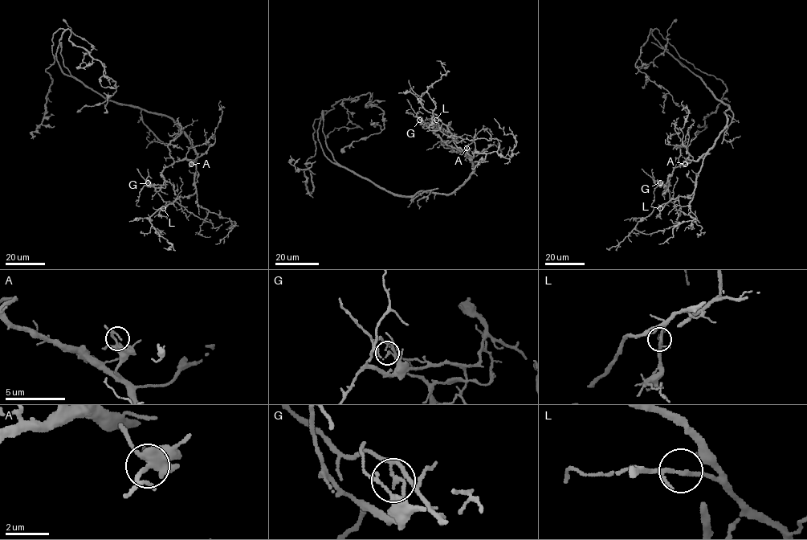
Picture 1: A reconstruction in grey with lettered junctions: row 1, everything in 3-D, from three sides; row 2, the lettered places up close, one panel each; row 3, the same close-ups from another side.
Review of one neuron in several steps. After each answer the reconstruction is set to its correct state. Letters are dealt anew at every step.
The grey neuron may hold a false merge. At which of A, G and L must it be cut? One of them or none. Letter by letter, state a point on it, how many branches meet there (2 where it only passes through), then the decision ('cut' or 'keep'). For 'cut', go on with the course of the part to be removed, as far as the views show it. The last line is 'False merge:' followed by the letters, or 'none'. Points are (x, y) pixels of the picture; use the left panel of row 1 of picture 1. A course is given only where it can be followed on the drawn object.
A: at (191, 164); 3 branches meet; keep
G: at (148, 182); 3 branches meet; cut; foreign part runs (148, 182), (164, 201), (177, 202), (188, 211), (210, 222), (213, 228), (222, 224)
L: at (163, 208); 3 branches meet; keep
False merge: G

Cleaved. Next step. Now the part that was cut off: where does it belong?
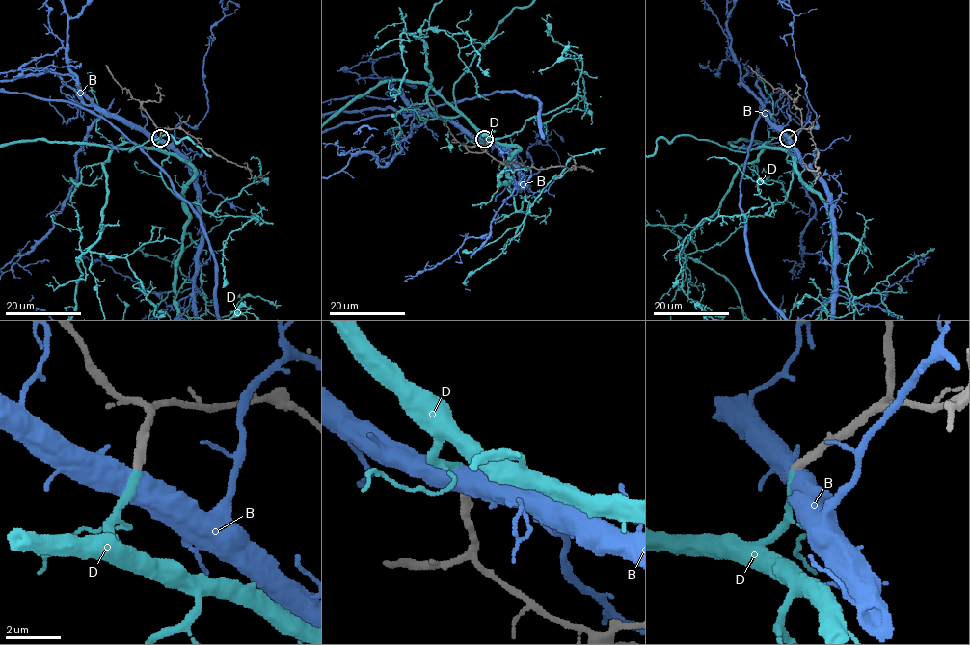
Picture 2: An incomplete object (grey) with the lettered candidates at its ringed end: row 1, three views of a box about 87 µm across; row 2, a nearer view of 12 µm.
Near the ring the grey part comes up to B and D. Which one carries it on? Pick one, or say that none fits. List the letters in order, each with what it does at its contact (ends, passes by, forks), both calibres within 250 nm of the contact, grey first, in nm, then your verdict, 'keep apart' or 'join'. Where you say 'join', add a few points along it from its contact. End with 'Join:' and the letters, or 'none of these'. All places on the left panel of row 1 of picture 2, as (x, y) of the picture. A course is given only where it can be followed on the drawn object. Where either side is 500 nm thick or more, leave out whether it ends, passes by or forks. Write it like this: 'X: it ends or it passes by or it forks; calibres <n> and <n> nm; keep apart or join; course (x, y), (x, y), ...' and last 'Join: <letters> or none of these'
B: calibres 320 and 750 nm; keep apart
D: it ends; calibres 300 and 240 nm; join; course (160, 138), (156, 147), (129, 152), (173, 136), (187, 138), (210, 156), (177, 147), (162, 179)
Join: D

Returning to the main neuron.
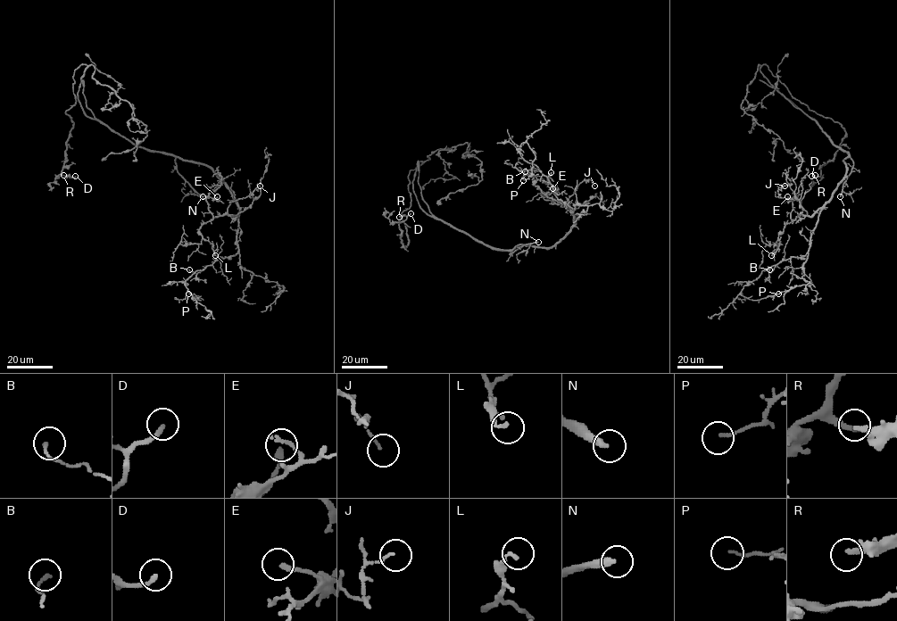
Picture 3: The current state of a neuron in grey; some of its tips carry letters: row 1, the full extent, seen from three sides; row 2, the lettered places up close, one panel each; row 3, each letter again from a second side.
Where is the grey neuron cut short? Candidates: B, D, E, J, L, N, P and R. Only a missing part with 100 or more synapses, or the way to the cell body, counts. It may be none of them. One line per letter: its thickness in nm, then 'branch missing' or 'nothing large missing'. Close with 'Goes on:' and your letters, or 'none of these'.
B: 150 nm thick; nothing large missing
D: 200 nm thick; nothing large missing
E: 240 nm thick; nothing large missing
J: 100 nm thick; nothing large missing
L: 190 nm thick; nothing large missing
N: 320 nm thick; branch missing
P: 110 nm thick; nothing large missing
R: 240 nm thick; nothing large missing
Goes on: N

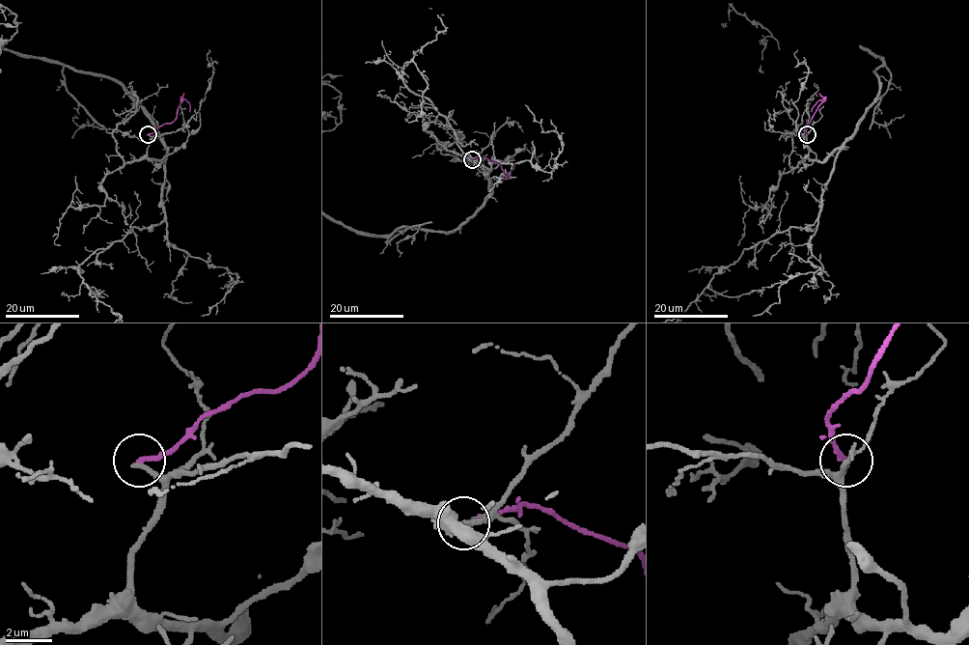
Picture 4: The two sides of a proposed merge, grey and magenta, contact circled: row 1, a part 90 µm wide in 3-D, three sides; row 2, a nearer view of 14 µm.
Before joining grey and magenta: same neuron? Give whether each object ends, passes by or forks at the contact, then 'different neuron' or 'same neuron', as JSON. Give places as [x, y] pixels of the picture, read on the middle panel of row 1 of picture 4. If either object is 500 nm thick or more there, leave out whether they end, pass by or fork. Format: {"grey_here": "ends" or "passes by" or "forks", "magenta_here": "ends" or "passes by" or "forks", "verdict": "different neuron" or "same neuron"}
{"grey_here": "ends", "magenta_here": "ends", "verdict": "different neuron"}

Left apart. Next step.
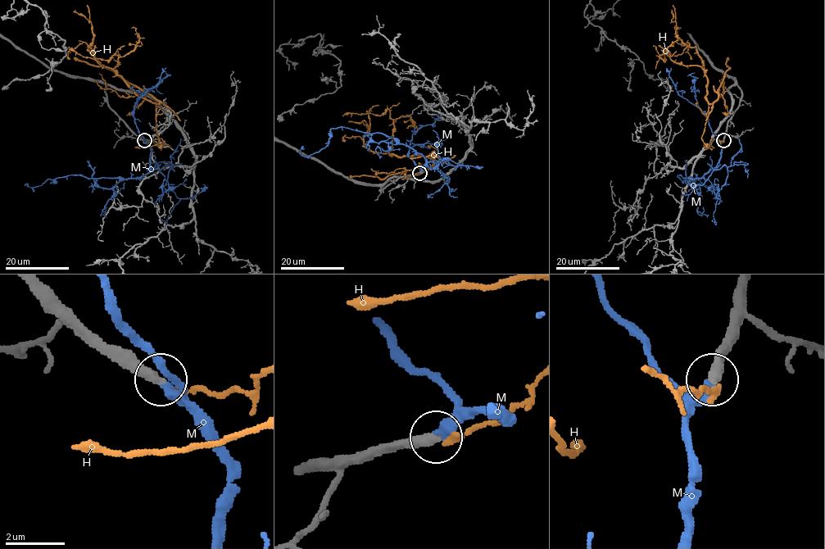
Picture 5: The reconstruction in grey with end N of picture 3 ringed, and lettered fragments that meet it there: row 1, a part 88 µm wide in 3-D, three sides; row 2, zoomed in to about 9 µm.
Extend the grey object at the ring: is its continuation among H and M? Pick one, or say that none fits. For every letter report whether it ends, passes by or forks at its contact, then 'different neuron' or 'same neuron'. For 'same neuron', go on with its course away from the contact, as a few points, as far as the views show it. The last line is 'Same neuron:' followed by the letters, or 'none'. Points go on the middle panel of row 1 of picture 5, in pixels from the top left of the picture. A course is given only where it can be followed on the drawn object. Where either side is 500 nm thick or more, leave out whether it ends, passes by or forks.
H: it ends | different neuron
M: it ends | same neuron | via (419, 173), (426, 170), (425, 158), (380, 133), (333, 128), (324, 148), (306, 156), (300, 153), (304, 149)
Same neuron: M

